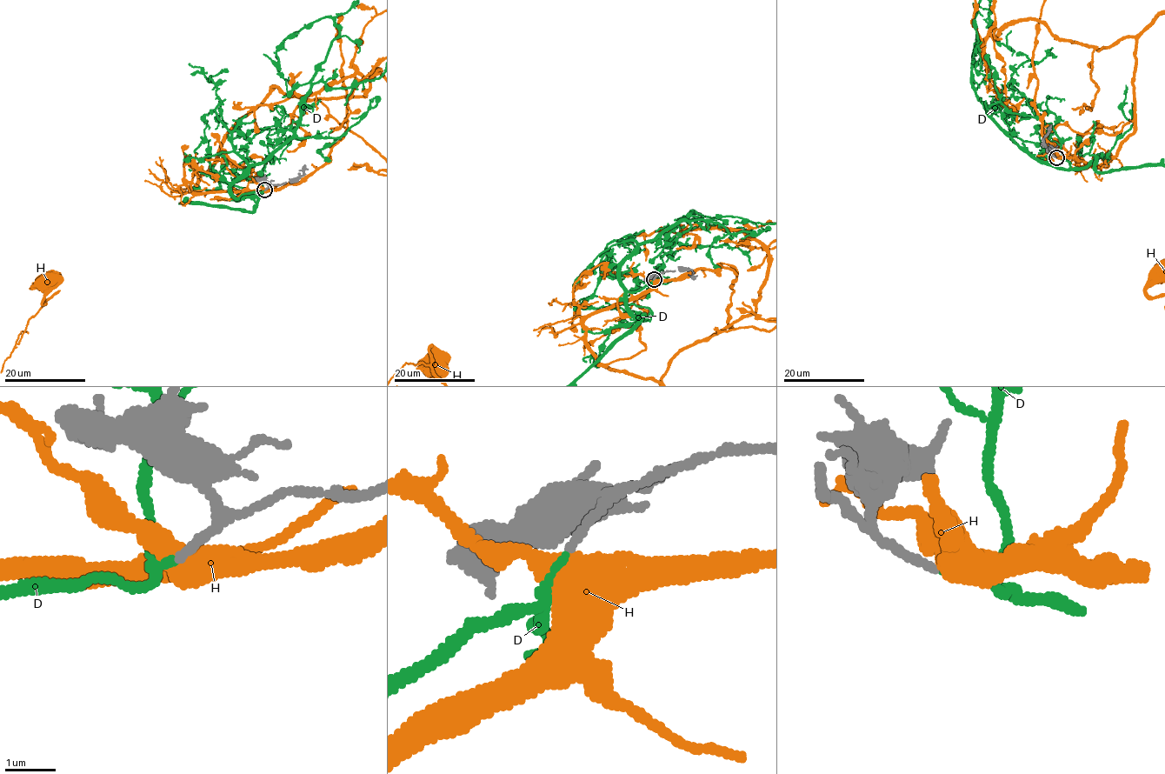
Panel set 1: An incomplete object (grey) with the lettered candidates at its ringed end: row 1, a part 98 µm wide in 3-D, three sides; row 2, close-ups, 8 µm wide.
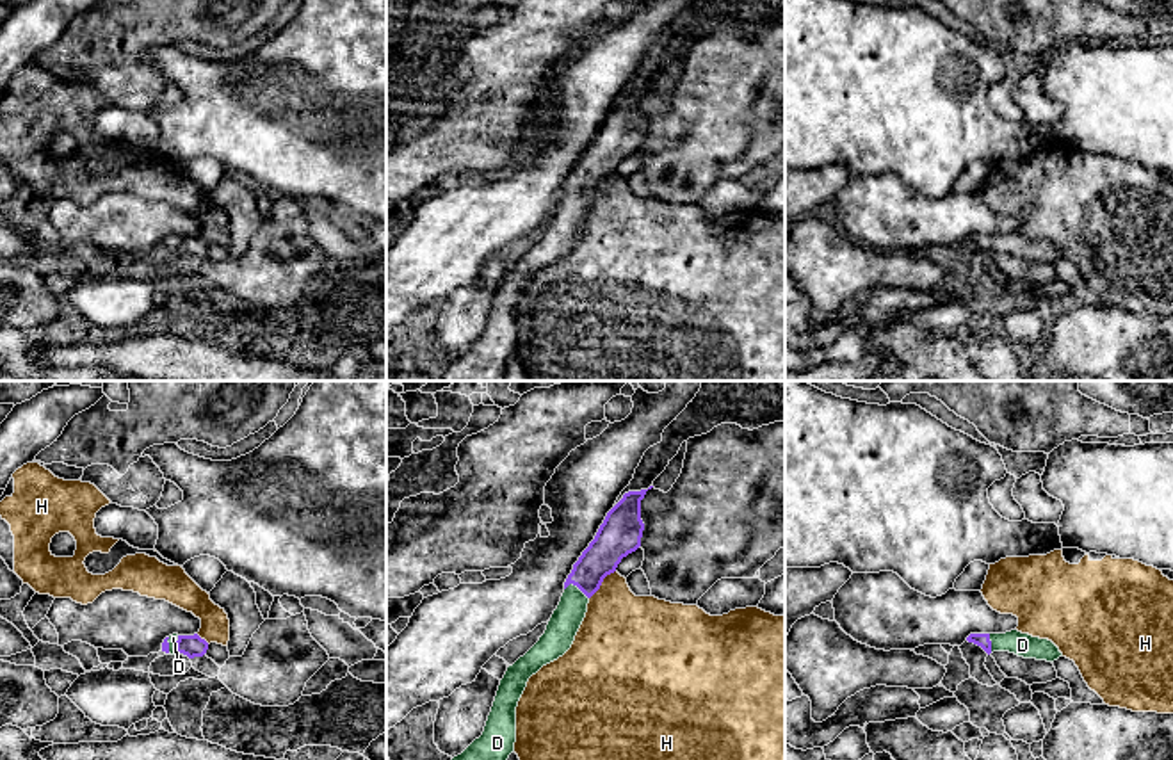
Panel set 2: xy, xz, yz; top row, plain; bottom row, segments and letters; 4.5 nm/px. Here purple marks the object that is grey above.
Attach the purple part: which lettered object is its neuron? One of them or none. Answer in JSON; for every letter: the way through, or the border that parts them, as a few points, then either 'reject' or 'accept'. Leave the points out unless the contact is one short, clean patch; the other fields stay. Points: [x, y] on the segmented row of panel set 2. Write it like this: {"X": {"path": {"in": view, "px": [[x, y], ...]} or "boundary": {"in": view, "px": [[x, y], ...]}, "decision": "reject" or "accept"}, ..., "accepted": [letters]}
{"D": {"path": {"in": "xz", "px": [[611, 543], [577, 586], [570, 613]]}, "decision": "accept"}, "H": {"boundary": {"in": "xz", "px": [[614, 570], [590, 598]]}, "decision": "reject"}, "accepted": ["D"]}

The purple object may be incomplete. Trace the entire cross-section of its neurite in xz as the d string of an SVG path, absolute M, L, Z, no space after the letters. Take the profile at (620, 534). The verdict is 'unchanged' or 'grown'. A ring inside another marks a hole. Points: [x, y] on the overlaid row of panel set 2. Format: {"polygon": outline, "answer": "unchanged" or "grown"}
{"polygon": "M646 491L625 493L607 513L595 539L573 564L545 634L507 667L500 680L482 735L452 760L507 760L514 751L516 707L529 678L571 648L586 618L589 598L600 589L603 578L616 571L621 559L641 546L644 530L641 500Z", "answer": "grown"}

